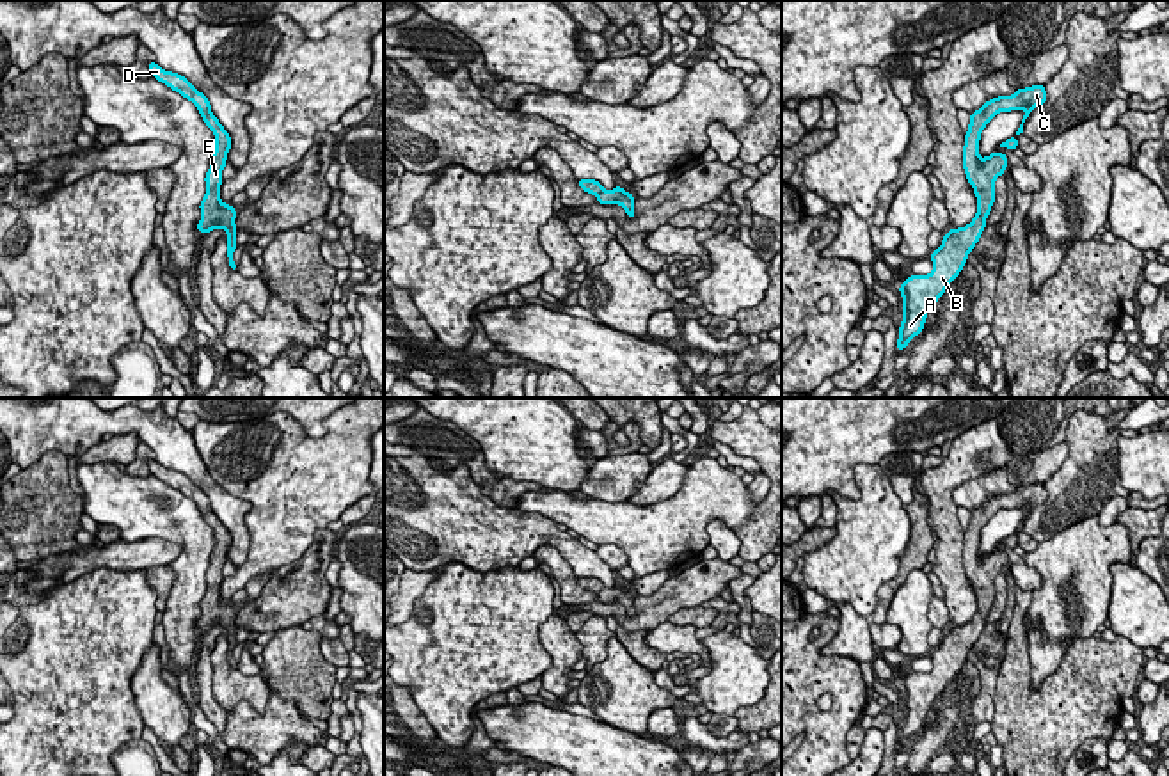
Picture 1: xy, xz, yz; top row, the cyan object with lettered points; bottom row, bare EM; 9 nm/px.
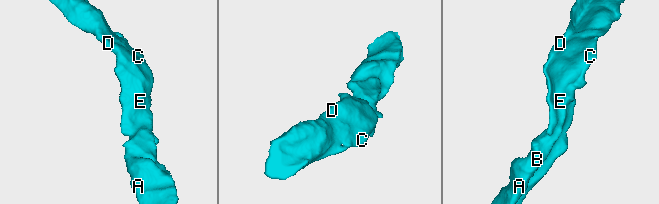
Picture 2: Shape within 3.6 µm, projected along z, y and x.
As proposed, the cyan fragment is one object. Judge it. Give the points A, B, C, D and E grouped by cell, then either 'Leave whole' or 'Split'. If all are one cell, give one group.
Groups: A B C D E. Leave whole

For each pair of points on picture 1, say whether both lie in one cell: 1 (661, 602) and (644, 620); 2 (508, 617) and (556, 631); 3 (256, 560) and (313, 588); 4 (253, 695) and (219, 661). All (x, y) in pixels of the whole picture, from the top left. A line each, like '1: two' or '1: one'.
1: one
2: two
3: two
4: one

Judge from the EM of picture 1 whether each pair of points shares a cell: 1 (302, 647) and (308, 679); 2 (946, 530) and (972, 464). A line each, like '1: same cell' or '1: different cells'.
1: same cell
2: same cell

